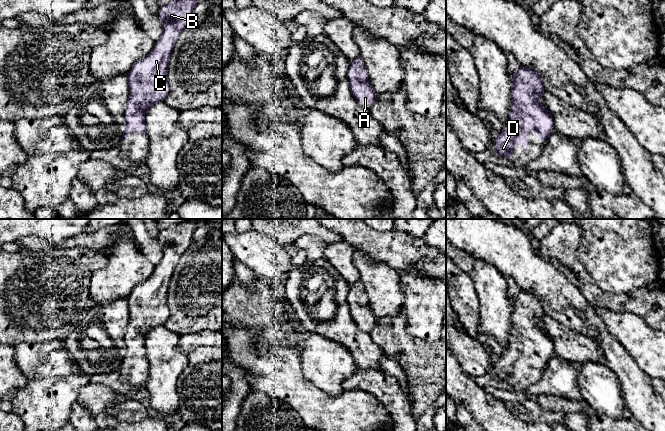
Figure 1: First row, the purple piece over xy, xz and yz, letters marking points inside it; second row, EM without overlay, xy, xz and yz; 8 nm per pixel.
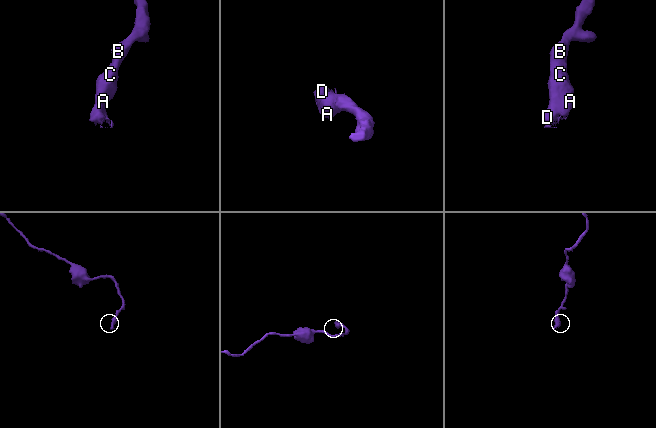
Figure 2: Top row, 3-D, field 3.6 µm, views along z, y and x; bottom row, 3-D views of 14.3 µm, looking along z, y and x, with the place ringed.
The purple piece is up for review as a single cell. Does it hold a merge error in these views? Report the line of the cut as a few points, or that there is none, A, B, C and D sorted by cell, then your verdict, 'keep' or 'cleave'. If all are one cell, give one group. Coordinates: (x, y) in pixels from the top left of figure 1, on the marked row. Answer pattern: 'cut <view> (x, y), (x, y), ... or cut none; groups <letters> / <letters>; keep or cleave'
cut none; groups A B C D; keep

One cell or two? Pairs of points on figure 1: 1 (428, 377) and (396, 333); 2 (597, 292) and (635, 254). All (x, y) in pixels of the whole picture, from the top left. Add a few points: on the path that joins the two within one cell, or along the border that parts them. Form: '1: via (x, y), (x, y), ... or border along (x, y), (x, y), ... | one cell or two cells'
1: via (424, 366), (402, 344) | one cell
2: border along (593, 280), (604, 290), (624, 293) | two cells

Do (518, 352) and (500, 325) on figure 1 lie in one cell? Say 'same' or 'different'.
different

